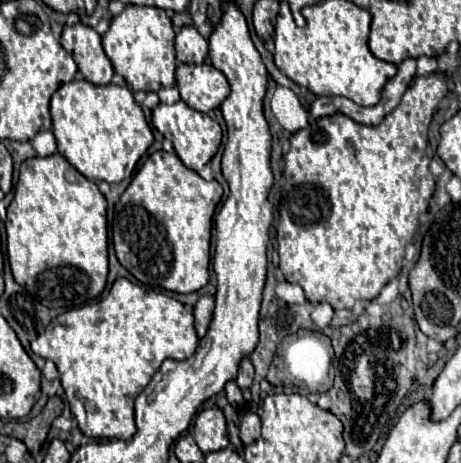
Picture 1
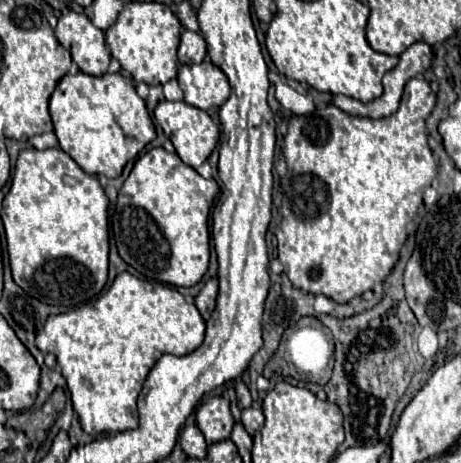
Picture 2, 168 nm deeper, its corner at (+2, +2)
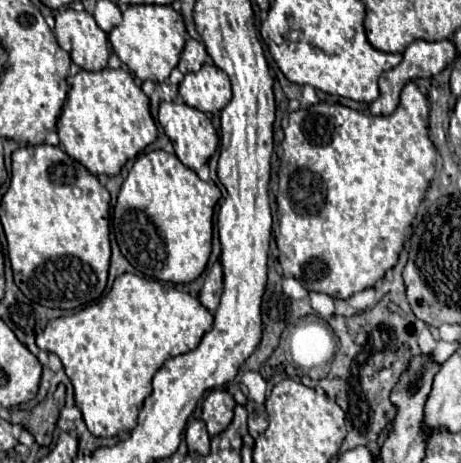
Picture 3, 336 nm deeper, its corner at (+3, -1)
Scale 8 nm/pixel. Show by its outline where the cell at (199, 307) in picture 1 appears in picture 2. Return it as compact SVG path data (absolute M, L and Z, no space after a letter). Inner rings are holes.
M209 278L195 298L195 306L199 308L199 312L203 314L205 320L211 316L215 302L217 302L217 278Z

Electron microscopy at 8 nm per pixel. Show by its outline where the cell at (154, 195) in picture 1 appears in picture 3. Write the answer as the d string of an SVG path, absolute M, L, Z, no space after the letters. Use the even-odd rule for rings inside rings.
M160 149L140 155L114 207L112 225L122 255L148 279L192 283L206 269L212 251L212 215L218 199L220 189L202 181L176 155Z

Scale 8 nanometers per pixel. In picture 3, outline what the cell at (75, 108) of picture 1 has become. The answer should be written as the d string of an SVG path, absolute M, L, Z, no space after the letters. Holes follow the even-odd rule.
M126 69L76 73L56 123L62 149L82 163L92 175L118 175L124 163L144 151L144 147L158 135L148 103L148 97Z

